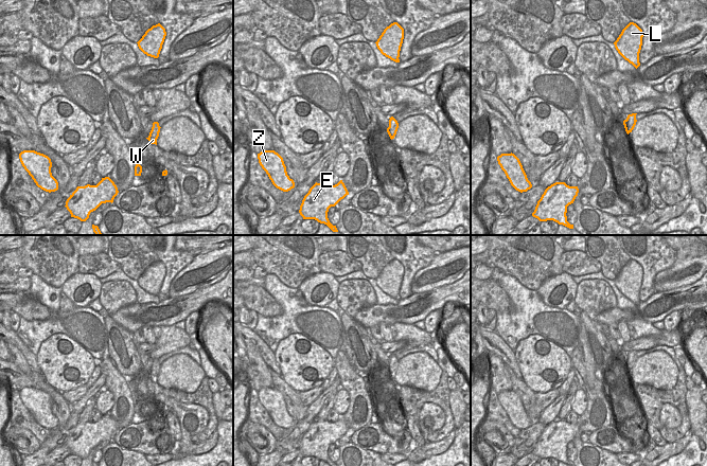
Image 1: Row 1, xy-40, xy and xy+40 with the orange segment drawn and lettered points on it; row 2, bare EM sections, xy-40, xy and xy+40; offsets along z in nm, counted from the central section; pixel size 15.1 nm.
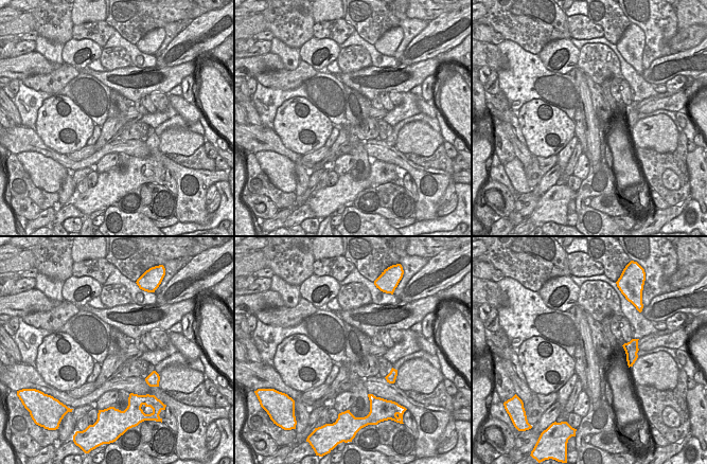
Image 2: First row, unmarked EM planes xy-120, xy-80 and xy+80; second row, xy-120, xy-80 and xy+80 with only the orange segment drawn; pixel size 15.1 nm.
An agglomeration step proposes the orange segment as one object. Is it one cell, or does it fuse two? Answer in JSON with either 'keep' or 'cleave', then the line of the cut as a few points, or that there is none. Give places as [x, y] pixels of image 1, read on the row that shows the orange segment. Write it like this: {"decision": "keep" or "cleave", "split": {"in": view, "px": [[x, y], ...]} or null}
{"decision": "cleave", "split": {"in": "xy", "px": [[387, 128], [391, 128], [395, 132]]}}

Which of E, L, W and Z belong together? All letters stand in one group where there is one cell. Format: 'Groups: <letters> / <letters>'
Groups: E W Z / L.

